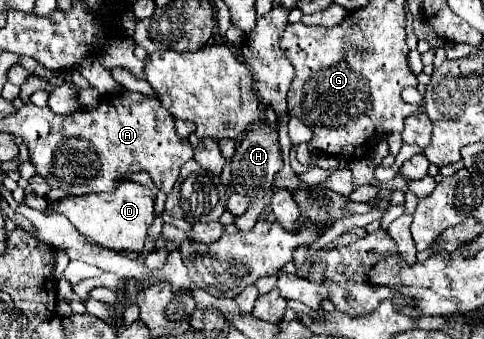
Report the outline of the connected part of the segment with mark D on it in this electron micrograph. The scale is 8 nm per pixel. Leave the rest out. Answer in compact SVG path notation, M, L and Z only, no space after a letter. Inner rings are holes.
M122 181L112 193L90 193L82 197L62 197L56 203L46 207L46 213L64 213L70 223L86 237L96 243L112 249L112 251L134 251L142 253L142 243L148 227L154 221L154 201L150 197L150 189L134 183Z

